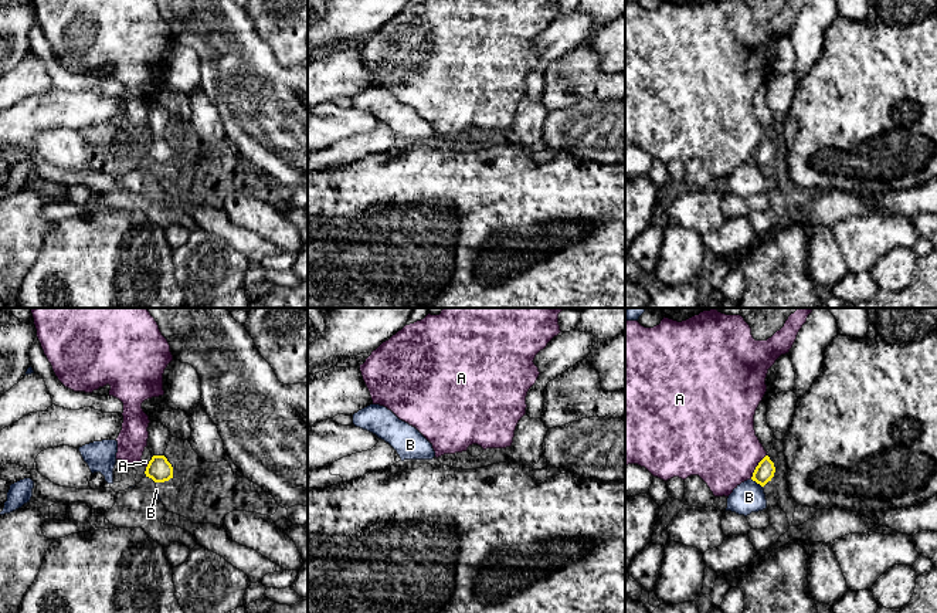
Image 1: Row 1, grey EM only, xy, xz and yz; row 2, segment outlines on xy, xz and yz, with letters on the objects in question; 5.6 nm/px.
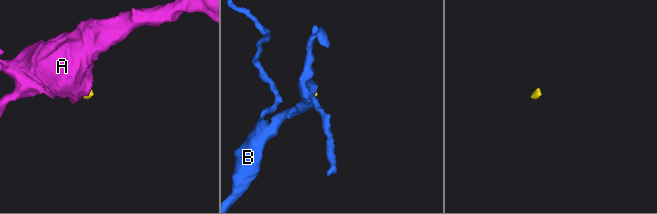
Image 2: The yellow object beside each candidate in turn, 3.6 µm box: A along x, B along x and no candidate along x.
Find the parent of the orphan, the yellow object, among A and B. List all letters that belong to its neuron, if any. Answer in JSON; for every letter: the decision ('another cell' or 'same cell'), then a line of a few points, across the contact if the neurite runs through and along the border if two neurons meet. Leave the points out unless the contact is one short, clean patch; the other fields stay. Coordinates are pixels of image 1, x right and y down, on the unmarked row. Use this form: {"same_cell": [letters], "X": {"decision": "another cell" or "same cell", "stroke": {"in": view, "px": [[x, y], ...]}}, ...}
{"same_cell": [], "A": {"decision": "another cell", "stroke": {"in": "yz", "px": [[766, 136], [750, 161]]}}, "B": {"decision": "another cell", "stroke": {"in": "yz", "px": [[752, 161], [761, 169]]}}}

